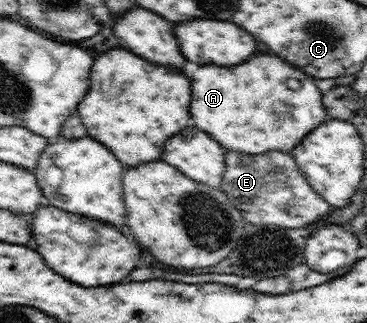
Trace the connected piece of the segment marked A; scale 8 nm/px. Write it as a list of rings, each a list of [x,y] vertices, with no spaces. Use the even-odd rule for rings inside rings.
[[[255,52],[253,58],[245,64],[237,64],[231,66],[229,70],[235,76],[223,76],[223,70],[217,66],[213,72],[213,66],[201,66],[193,78],[191,78],[191,88],[193,88],[193,98],[191,98],[191,118],[195,120],[195,126],[199,130],[205,130],[207,134],[211,134],[213,138],[225,150],[233,149],[247,154],[261,154],[267,151],[283,151],[290,153],[293,148],[303,140],[318,124],[329,118],[325,112],[322,95],[324,93],[323,86],[316,80],[312,79],[305,72],[293,68],[291,64],[287,64],[285,60],[281,60],[279,56],[269,56],[263,52]],[[289,78],[297,78],[299,80],[299,90],[291,90],[287,86]],[[275,102],[285,102],[289,114],[285,120],[277,118],[277,112],[273,114]]]

